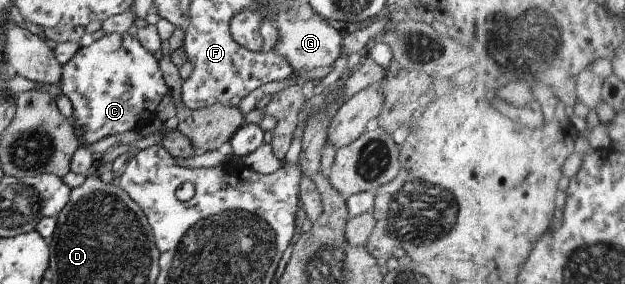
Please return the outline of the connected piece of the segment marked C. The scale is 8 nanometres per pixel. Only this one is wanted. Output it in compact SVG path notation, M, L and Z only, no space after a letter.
M111 33L94 40L89 46L81 47L77 54L62 66L59 86L62 94L72 102L73 124L75 124L75 128L82 128L84 142L81 143L81 146L87 148L89 145L111 135L121 136L130 130L142 132L157 118L157 107L163 97L169 94L169 88L159 67L159 61L155 59L150 50L147 50L135 37L131 37L128 33Z

